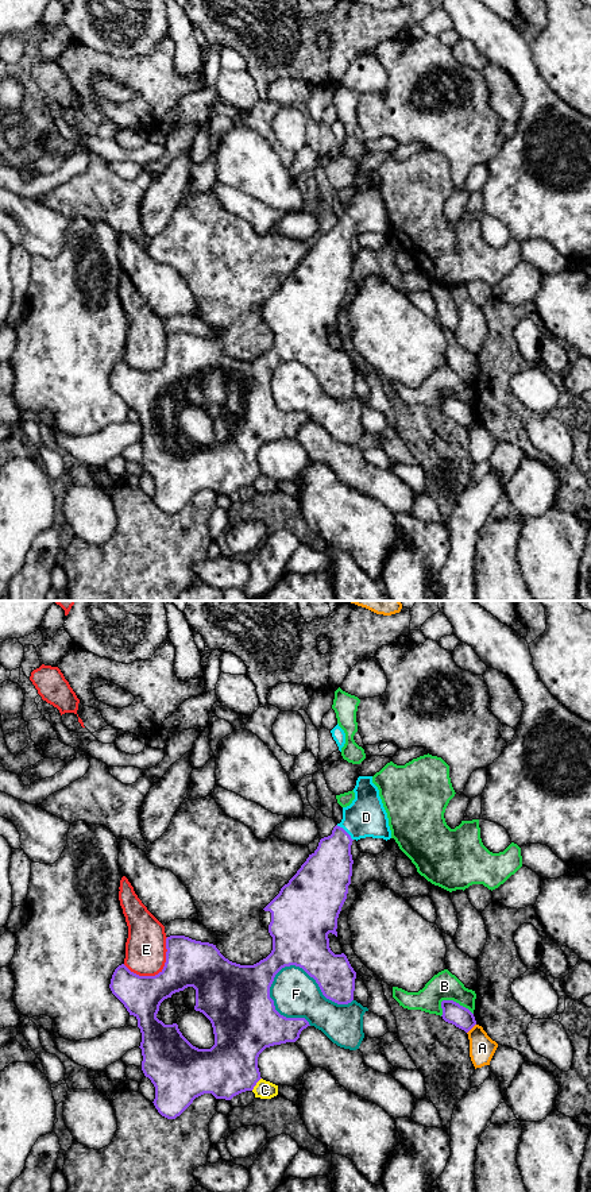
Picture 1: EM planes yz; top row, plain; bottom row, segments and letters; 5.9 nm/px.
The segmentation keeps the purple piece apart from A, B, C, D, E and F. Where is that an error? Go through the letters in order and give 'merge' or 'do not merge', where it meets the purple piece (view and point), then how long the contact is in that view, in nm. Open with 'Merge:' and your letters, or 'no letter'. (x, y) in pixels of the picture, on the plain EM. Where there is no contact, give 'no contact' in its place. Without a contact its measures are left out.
Merge: D
A: do not merge | yz (471, 423) | 80 nm
B: do not merge | yz (455, 397) | 220 nm
C: do not merge | yz (255, 479) | 100 nm
D: merge | yz (346, 227) | 140 nm
E: do not merge | yz (159, 367) | 320 nm
F: do not merge | yz (311, 371) | 500 nm

